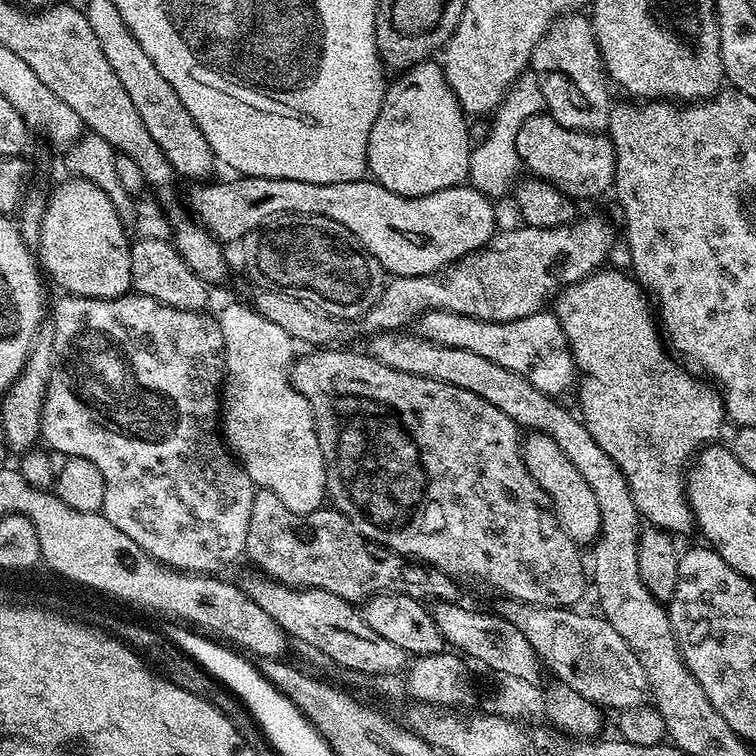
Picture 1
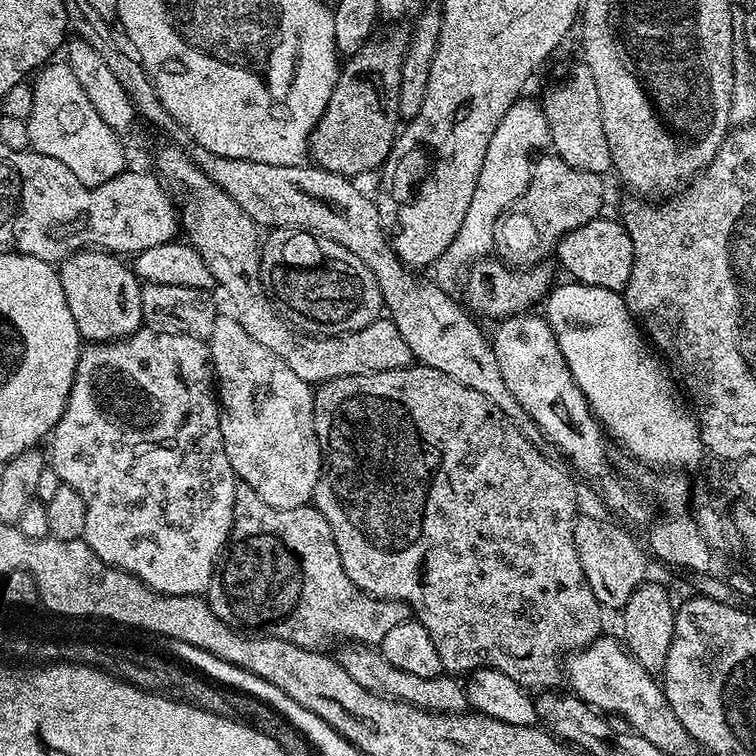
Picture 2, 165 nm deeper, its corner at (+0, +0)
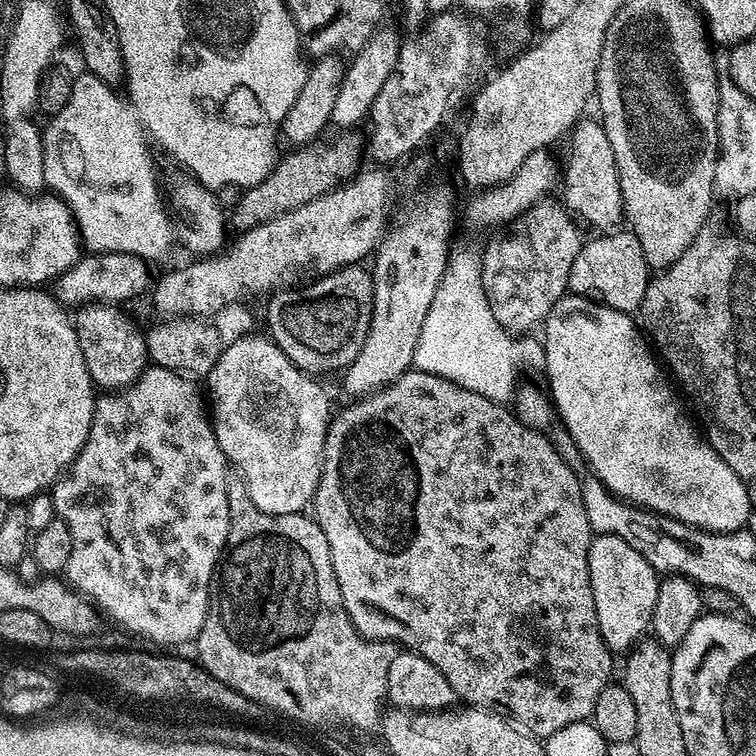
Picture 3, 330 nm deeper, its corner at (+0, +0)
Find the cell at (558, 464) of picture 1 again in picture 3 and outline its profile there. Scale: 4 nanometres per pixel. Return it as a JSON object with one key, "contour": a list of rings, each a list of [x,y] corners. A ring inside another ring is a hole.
{"contour":[[[596,536],[593,539],[588,551],[588,569],[590,590],[594,590],[594,610],[598,614],[600,636],[613,654],[620,654],[620,652],[627,654],[645,639],[649,631],[654,614],[654,602],[658,602],[661,577],[650,566],[650,562],[646,562],[646,558],[642,558],[642,554],[638,554],[638,550],[630,546],[630,542],[617,536]]]}

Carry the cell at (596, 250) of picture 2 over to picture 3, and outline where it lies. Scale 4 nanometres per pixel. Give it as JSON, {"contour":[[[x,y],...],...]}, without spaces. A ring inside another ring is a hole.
{"contour":[[[612,230],[607,234],[596,234],[593,240],[585,239],[580,245],[580,253],[570,266],[568,292],[574,296],[587,296],[619,312],[636,314],[646,294],[650,279],[650,269],[642,254],[638,238],[630,230]]]}

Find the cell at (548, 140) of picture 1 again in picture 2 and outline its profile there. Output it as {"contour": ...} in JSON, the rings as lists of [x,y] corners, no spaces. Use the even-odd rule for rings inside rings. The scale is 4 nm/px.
{"contour":[[[537,155],[527,190],[508,207],[508,211],[496,223],[495,251],[505,261],[516,266],[531,266],[547,261],[555,253],[556,243],[567,232],[601,215],[604,184],[600,180],[603,179],[597,173],[574,170],[574,166],[562,162],[558,155]]]}

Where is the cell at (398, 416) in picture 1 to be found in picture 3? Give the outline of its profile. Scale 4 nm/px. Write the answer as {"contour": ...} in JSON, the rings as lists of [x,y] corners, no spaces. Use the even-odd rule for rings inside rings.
{"contour":[[[409,370],[403,372],[393,384],[387,384],[386,387],[380,388],[377,392],[348,402],[348,405],[336,417],[331,417],[328,420],[328,433],[324,443],[324,465],[314,497],[314,509],[316,508],[314,519],[316,525],[322,530],[322,534],[326,534],[326,542],[330,546],[330,562],[334,566],[334,578],[338,578],[338,590],[342,594],[344,609],[350,618],[350,622],[354,622],[354,626],[361,636],[366,637],[367,640],[391,640],[401,649],[417,652],[419,656],[426,658],[426,662],[434,662],[434,666],[438,666],[438,670],[442,670],[446,682],[450,682],[450,686],[456,692],[457,697],[465,705],[474,708],[486,708],[490,712],[499,712],[509,721],[519,725],[523,731],[537,738],[547,738],[568,723],[582,723],[591,717],[594,702],[598,702],[598,694],[602,694],[602,690],[613,679],[612,660],[614,660],[614,654],[600,636],[598,614],[594,610],[594,590],[590,590],[588,551],[592,545],[594,533],[590,526],[590,518],[586,518],[586,502],[582,502],[582,480],[581,477],[576,477],[575,470],[560,457],[559,450],[544,435],[545,433],[541,429],[532,428],[521,422],[515,411],[499,400],[482,398],[482,394],[474,394],[474,390],[466,390],[438,374]]]}

